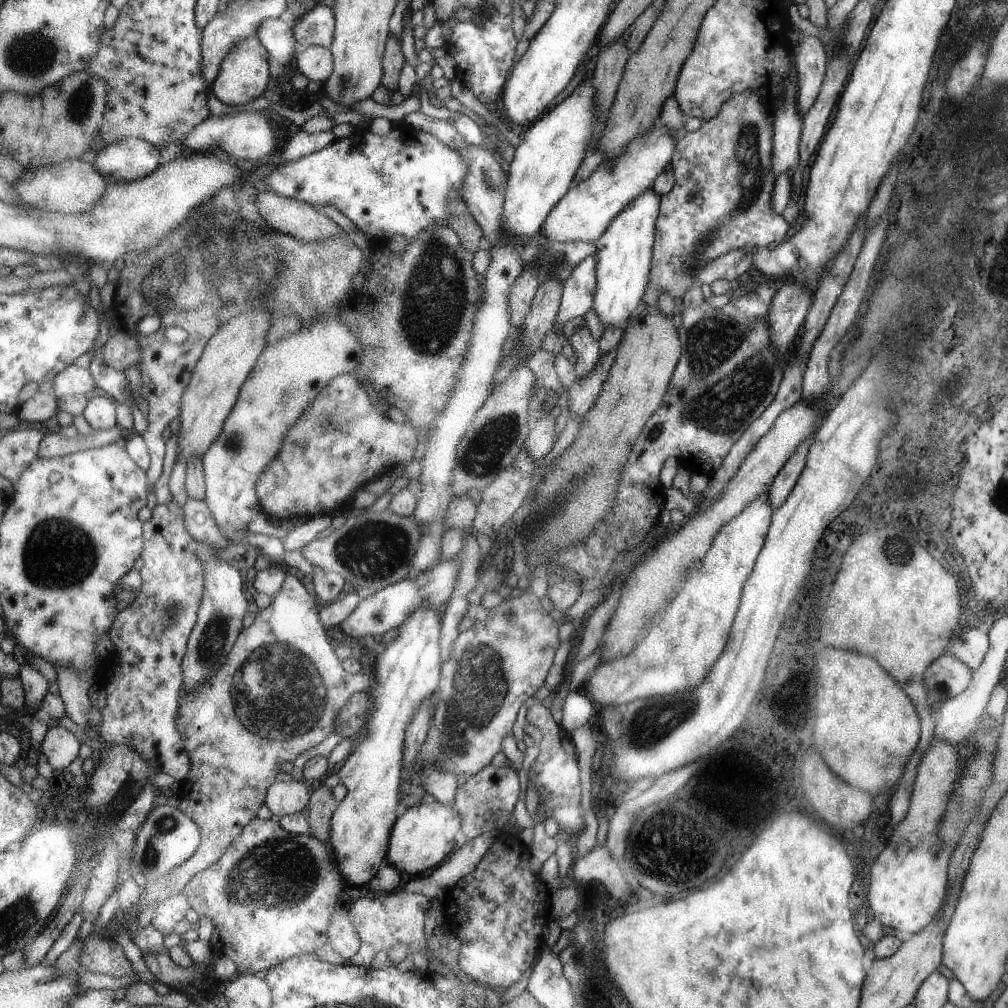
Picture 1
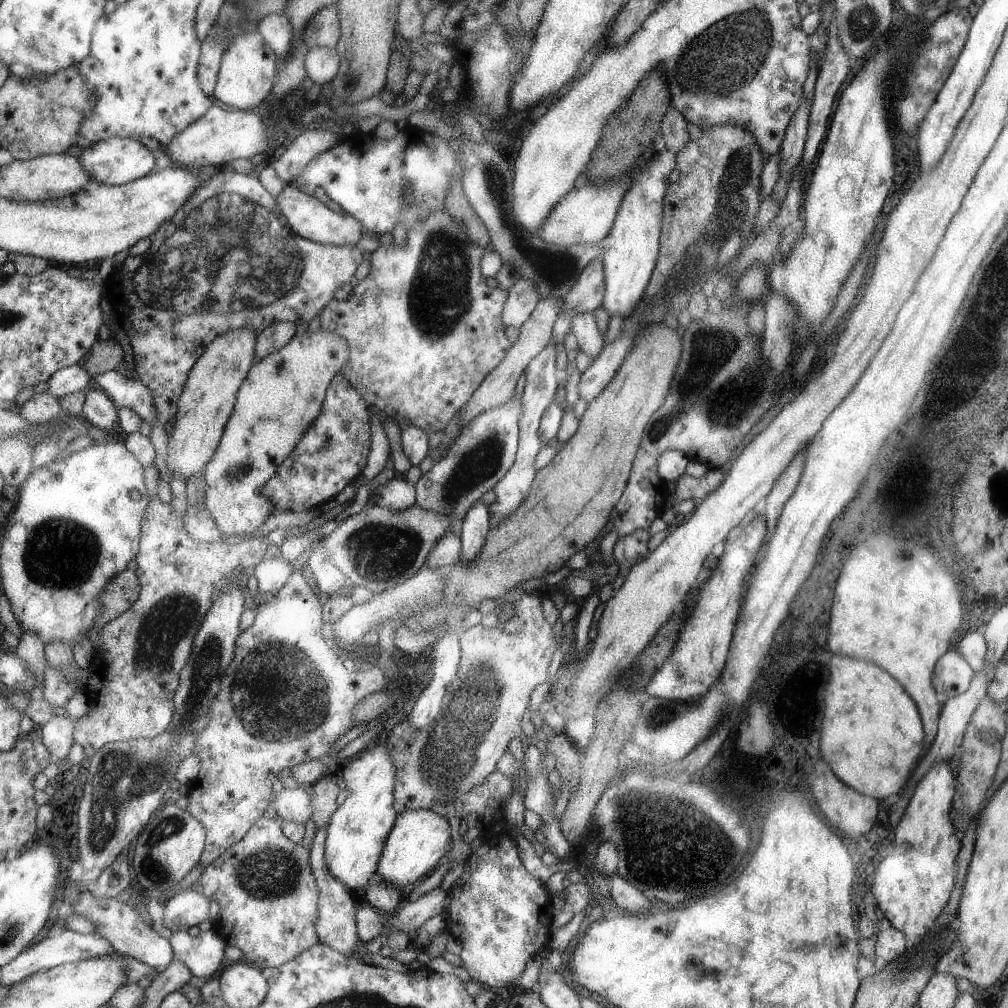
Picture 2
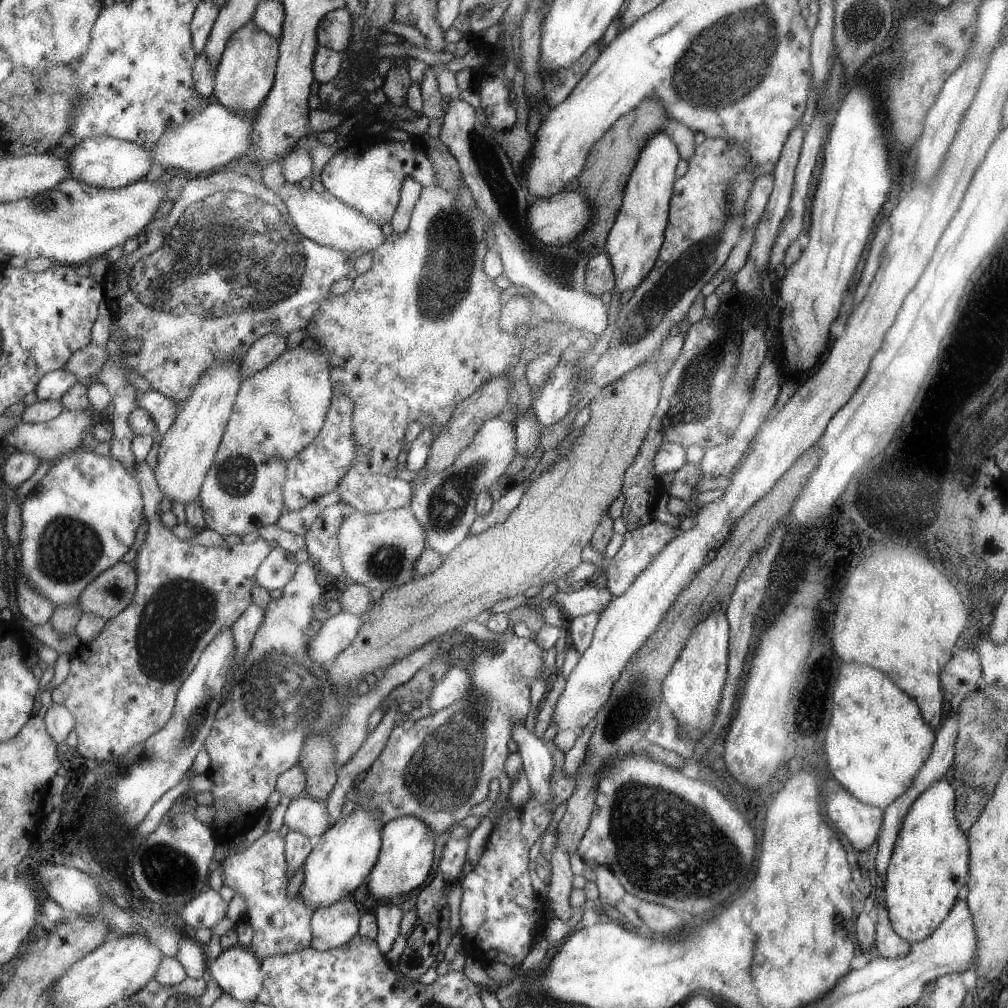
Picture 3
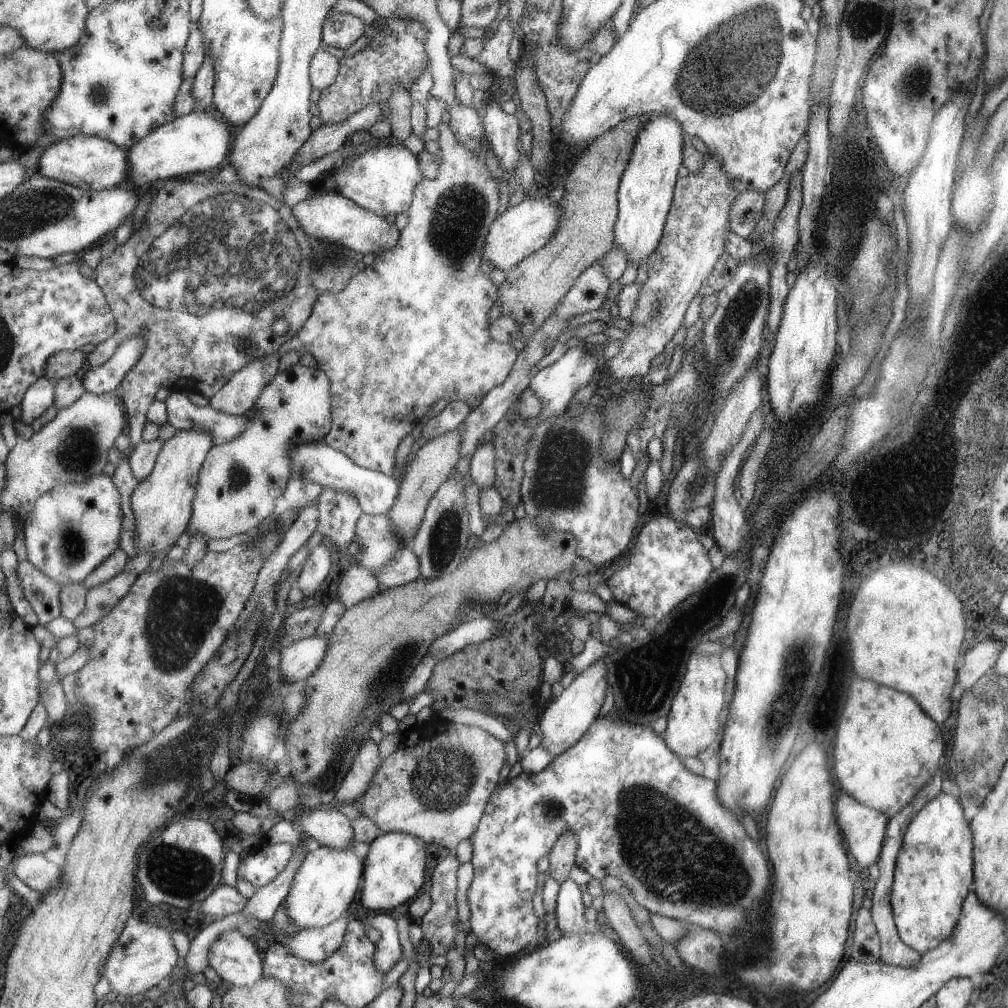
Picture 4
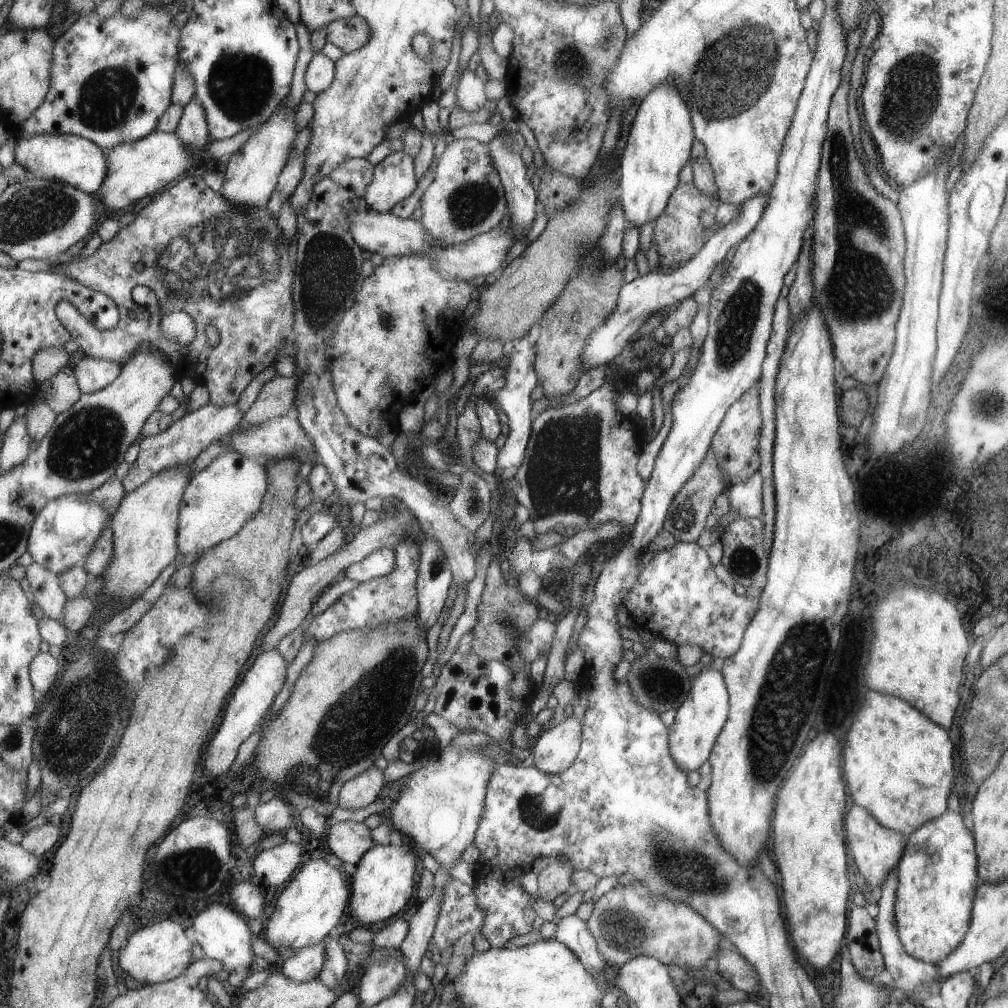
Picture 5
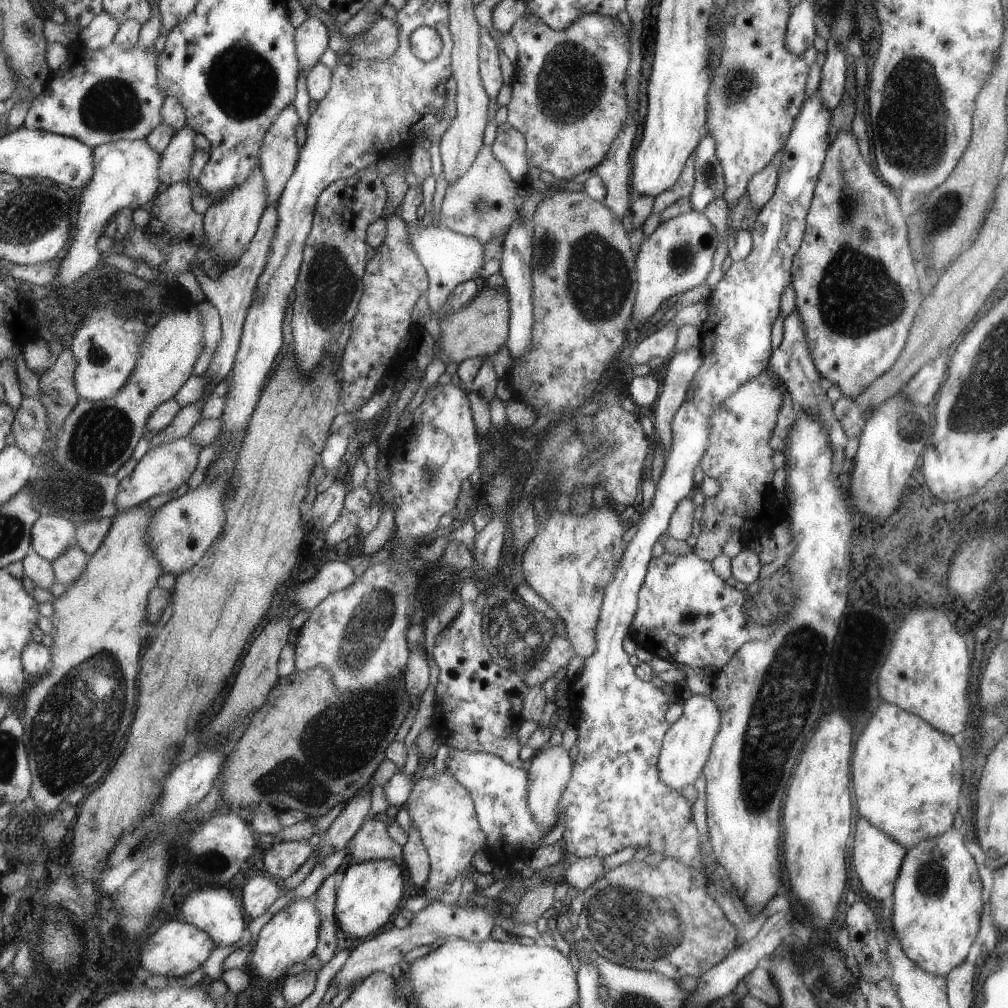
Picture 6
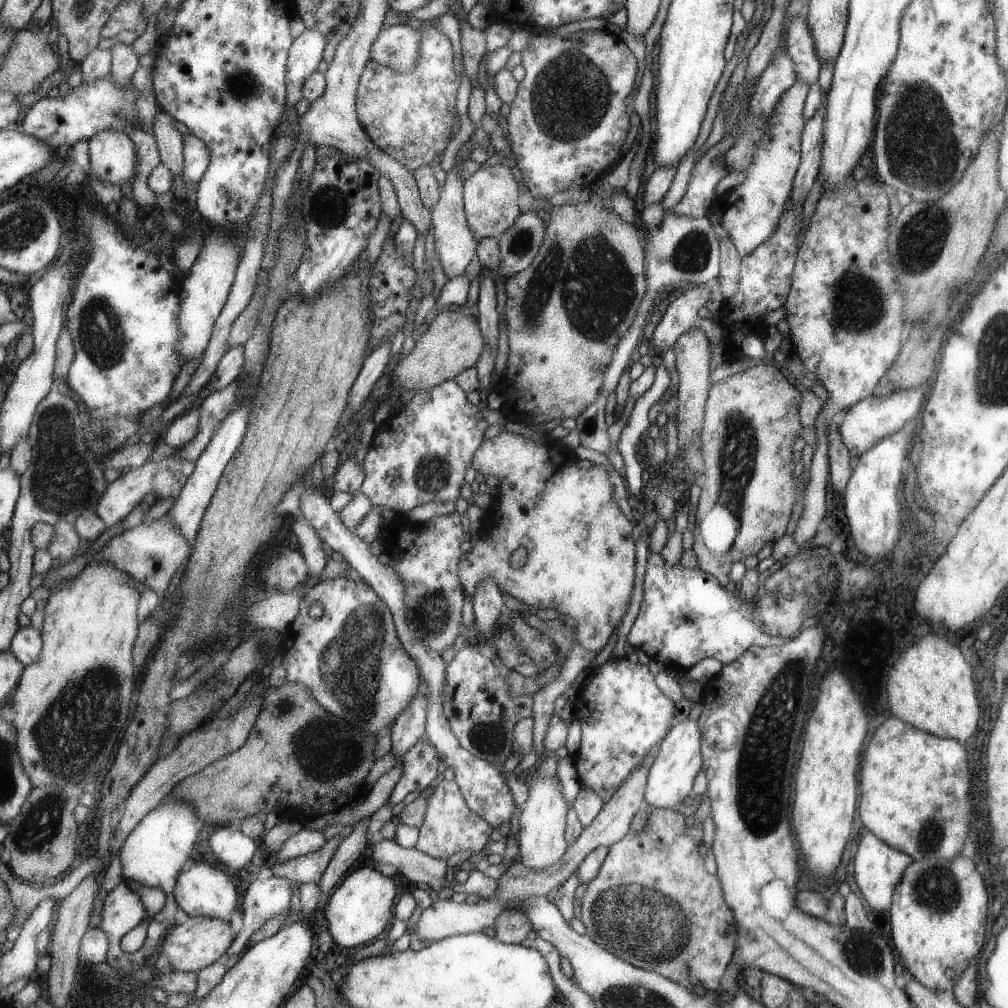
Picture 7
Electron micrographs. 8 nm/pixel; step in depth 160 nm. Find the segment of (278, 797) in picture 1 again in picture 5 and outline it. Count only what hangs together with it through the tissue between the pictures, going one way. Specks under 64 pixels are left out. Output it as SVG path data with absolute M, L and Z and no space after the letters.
M342 821L330 824L325 844L329 846L333 858L357 866L376 843L367 824Z

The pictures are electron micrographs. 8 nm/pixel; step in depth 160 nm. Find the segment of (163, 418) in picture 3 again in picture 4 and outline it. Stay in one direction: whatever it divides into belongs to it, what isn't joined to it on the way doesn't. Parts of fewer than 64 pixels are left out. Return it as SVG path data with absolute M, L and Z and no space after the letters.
M175 390L165 400L167 404L168 424L179 430L207 430L215 436L215 445L231 442L239 438L245 428L245 415L232 416L215 411L210 405L200 408L189 398L189 391Z

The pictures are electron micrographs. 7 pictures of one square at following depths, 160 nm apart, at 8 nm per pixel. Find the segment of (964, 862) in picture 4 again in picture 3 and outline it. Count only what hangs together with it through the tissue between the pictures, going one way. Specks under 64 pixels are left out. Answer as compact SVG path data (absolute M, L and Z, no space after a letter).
M939 779L924 790L903 817L885 871L883 902L897 936L918 943L937 930L953 910L955 896L967 880L967 840L953 816L953 788Z

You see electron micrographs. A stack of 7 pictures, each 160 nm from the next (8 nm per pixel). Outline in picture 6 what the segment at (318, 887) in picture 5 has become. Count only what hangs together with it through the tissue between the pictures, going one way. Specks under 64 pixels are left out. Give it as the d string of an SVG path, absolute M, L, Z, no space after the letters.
M315 895L296 902L293 900L288 908L279 911L263 926L249 962L251 967L248 968L248 975L249 980L252 975L252 985L243 991L249 994L250 1005L257 1002L261 992L269 995L273 990L280 989L287 970L293 964L304 963L307 958L316 954L321 926L322 916L318 911Z

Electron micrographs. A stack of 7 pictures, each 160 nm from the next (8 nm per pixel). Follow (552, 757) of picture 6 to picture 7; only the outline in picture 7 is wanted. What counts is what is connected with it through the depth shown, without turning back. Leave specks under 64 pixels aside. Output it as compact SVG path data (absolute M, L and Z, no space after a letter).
M535 767L525 773L522 778L528 789L527 799L521 804L518 828L518 862L532 871L540 871L545 867L549 868L555 861L558 861L566 852L567 844L563 840L563 828L565 828L565 812L567 806L561 798L561 792L557 790L559 782L557 777L535 778Z

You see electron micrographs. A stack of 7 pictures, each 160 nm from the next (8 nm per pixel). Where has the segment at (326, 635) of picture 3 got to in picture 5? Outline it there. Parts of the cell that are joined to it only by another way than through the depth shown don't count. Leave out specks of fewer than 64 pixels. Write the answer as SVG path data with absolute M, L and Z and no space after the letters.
M278 649L261 652L257 660L250 666L243 682L239 684L233 698L229 700L227 718L223 720L223 724L219 726L219 732L209 744L204 764L211 775L225 777L230 773L229 769L239 754L241 744L259 729L261 720L265 718L265 714L269 712L275 698L285 685L289 667L290 663L285 660L285 656Z

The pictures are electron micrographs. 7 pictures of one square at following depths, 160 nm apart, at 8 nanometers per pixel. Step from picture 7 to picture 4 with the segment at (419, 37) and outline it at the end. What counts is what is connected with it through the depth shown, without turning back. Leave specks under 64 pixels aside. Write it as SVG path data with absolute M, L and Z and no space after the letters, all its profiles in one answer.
M335 13L325 20L323 45L348 49L366 34L366 25L352 14Z

